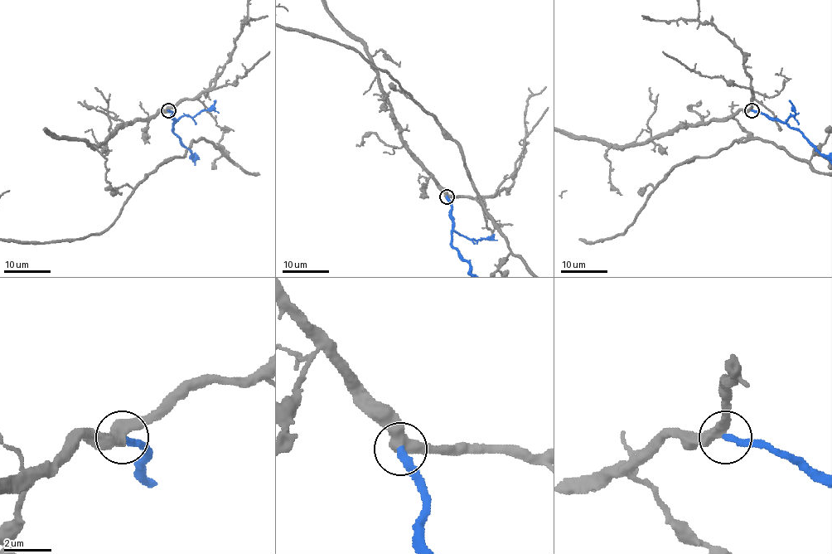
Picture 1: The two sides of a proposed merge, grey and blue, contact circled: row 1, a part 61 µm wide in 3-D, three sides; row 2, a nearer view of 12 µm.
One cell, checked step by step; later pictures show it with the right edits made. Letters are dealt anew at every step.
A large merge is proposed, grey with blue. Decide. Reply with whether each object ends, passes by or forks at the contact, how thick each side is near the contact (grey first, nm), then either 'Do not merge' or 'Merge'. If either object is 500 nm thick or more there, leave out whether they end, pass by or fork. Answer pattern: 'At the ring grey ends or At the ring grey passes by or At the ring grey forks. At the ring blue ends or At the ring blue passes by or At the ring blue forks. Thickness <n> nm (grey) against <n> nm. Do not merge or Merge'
At the ring grey passes by. At the ring blue ends. Thickness 480 nm (grey) against 300 nm. Merge

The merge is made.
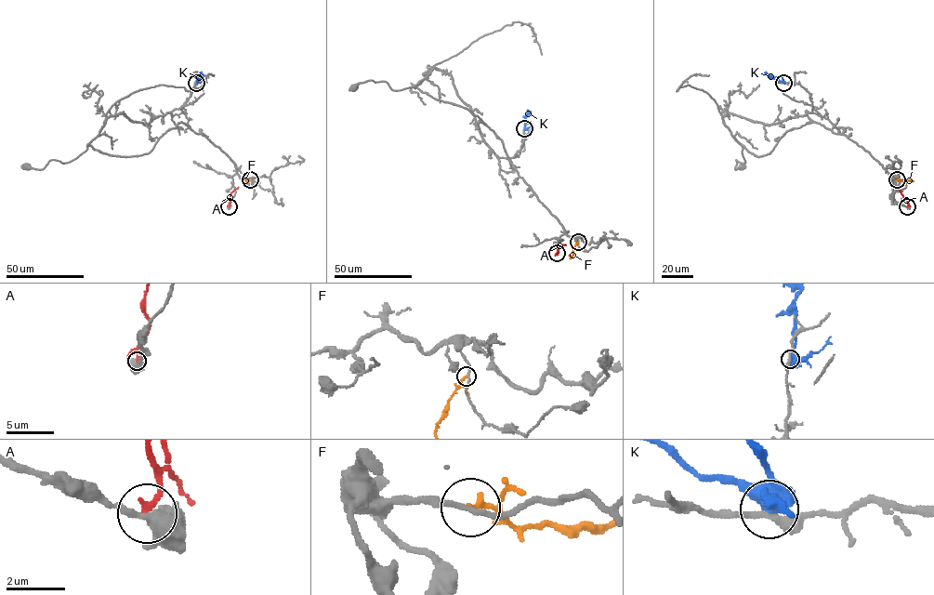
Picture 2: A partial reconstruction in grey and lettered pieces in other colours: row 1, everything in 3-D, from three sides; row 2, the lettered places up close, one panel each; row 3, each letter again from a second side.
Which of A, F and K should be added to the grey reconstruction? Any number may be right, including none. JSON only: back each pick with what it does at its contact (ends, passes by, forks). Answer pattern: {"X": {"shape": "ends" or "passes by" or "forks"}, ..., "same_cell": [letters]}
{"same_cell": []}

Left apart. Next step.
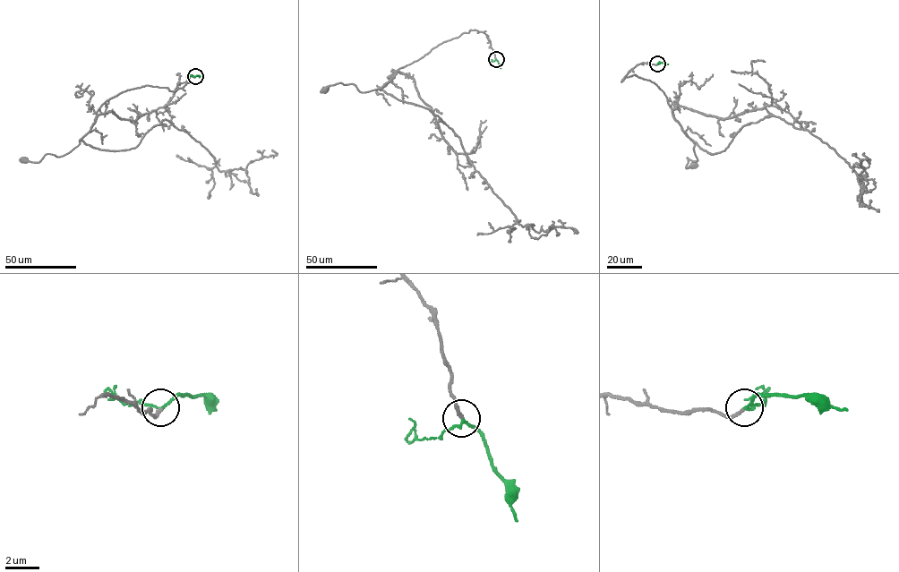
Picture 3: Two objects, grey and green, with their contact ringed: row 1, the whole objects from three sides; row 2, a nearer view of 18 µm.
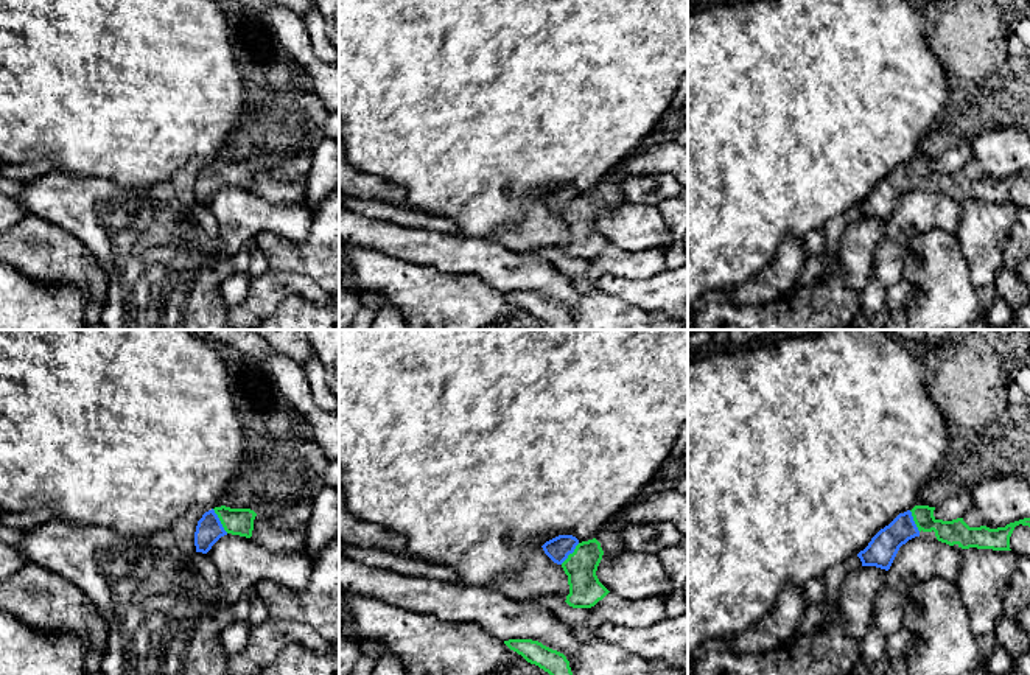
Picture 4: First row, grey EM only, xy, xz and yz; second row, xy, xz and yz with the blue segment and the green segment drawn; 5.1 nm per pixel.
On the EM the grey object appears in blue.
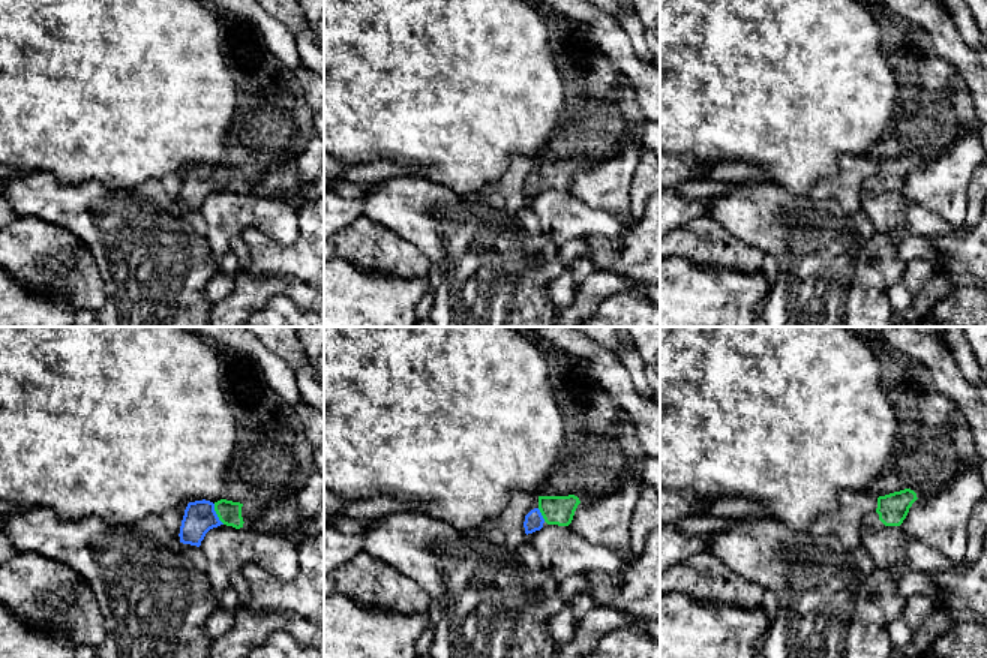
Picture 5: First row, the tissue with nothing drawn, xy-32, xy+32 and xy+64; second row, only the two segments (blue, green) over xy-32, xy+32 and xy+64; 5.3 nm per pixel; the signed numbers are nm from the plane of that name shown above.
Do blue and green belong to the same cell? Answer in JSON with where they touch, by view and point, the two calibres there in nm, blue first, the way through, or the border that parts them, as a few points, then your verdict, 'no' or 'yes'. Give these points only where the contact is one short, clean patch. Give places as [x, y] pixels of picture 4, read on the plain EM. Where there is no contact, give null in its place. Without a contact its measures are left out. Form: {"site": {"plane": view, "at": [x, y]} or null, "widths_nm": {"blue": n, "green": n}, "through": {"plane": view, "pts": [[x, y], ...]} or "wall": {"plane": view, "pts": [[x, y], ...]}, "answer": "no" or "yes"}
{"site": {"plane": "xy", "at": [220, 173]}, "widths_nm": {"blue": 140, "green": 140}, "through": {"plane": "xy", "pts": [[209, 181], [220, 173], [238, 173]]}, "answer": "yes"}

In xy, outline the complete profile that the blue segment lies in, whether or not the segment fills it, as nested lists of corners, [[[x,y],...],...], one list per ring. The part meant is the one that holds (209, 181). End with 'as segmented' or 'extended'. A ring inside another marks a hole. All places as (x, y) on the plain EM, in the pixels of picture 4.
[[[215,159],[202,166],[194,184],[196,204],[207,205],[224,187],[250,190],[257,165],[250,160]]]; extended

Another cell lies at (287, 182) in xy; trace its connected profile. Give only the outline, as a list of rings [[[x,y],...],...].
[[[313,151],[296,154],[269,170],[255,168],[250,191],[269,202],[305,205],[307,176],[311,170]]]

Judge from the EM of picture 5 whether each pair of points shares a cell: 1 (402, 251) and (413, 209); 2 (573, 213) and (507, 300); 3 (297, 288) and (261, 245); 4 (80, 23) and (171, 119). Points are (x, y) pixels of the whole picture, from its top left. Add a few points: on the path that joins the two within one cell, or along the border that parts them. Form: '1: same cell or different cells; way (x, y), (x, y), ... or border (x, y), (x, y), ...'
1: different cells; border (374, 222), (389, 227), (413, 243), (431, 261)
2: different cells; border (543, 234), (558, 251)
3: different cells; border (251, 275), (288, 273), (308, 285)
4: same cell; way (98, 47), (147, 95)

